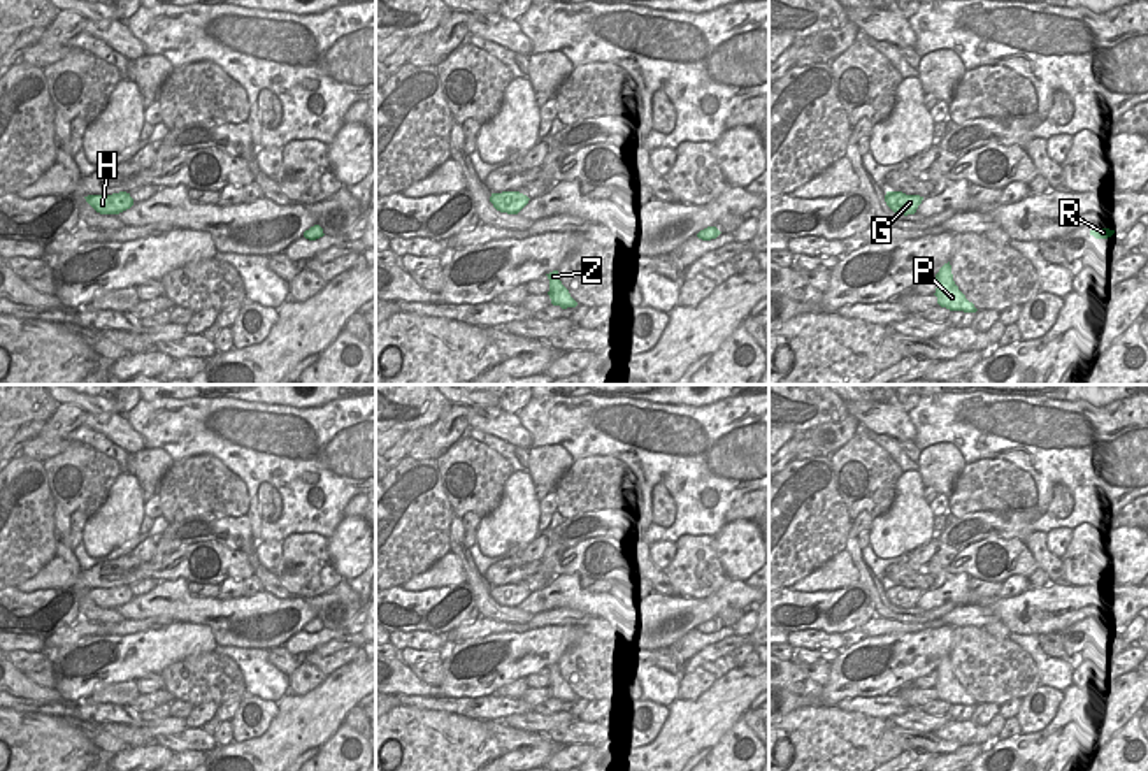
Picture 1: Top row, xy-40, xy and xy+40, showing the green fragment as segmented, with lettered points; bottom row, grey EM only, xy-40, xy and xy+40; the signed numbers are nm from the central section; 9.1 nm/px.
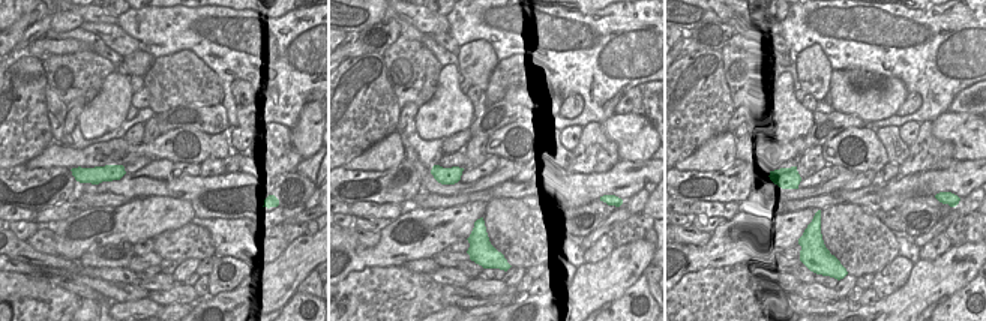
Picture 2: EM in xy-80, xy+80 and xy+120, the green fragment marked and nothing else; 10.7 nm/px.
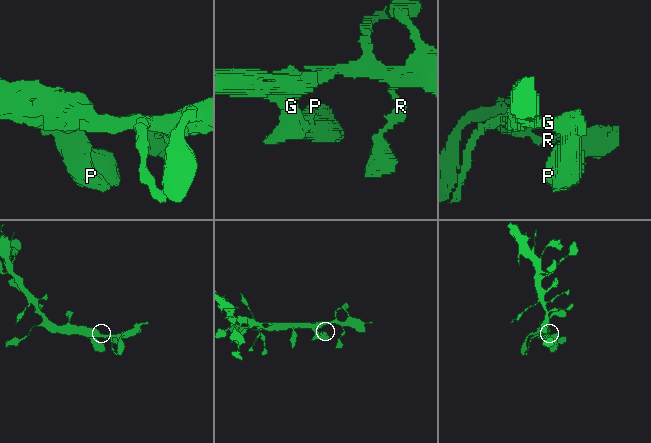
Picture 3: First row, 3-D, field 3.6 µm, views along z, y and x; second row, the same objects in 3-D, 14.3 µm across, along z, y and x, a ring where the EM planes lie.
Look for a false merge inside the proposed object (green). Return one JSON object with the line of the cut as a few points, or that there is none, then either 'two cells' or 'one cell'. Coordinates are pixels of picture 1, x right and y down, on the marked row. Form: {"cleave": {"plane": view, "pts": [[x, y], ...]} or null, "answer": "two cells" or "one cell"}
{"cleave": null, "answer": "one cell"}

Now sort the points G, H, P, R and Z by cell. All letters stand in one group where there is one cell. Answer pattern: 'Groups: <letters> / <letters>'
Groups: G H P R Z

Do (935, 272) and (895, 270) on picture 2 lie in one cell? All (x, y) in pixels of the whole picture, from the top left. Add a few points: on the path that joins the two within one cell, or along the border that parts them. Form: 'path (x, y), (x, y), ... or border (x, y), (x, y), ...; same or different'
border (914, 263), (908, 279), (886, 296); different

